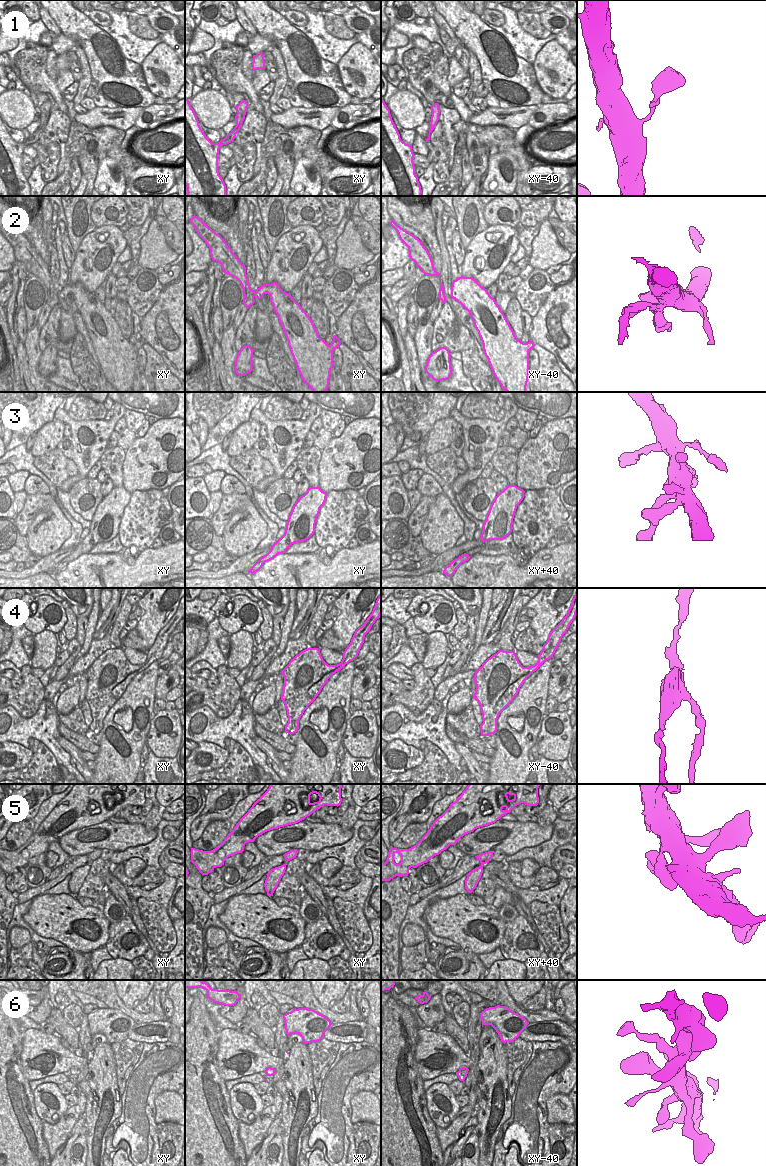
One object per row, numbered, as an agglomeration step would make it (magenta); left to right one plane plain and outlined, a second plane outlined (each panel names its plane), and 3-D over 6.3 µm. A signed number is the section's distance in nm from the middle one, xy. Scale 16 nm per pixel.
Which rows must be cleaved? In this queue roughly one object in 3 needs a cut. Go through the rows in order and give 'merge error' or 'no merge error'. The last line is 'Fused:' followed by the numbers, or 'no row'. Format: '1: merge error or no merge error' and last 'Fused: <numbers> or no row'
1: no merge error
2: merge error
3: no merge error
4: merge error
5: no merge error
6: no merge error
Fused: 2, 4

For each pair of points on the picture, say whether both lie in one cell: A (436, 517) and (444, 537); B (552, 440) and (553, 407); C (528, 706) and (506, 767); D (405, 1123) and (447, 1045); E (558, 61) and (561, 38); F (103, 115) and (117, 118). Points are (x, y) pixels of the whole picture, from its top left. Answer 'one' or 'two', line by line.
A: one
B: two
C: one
D: two
E: two
F: one

